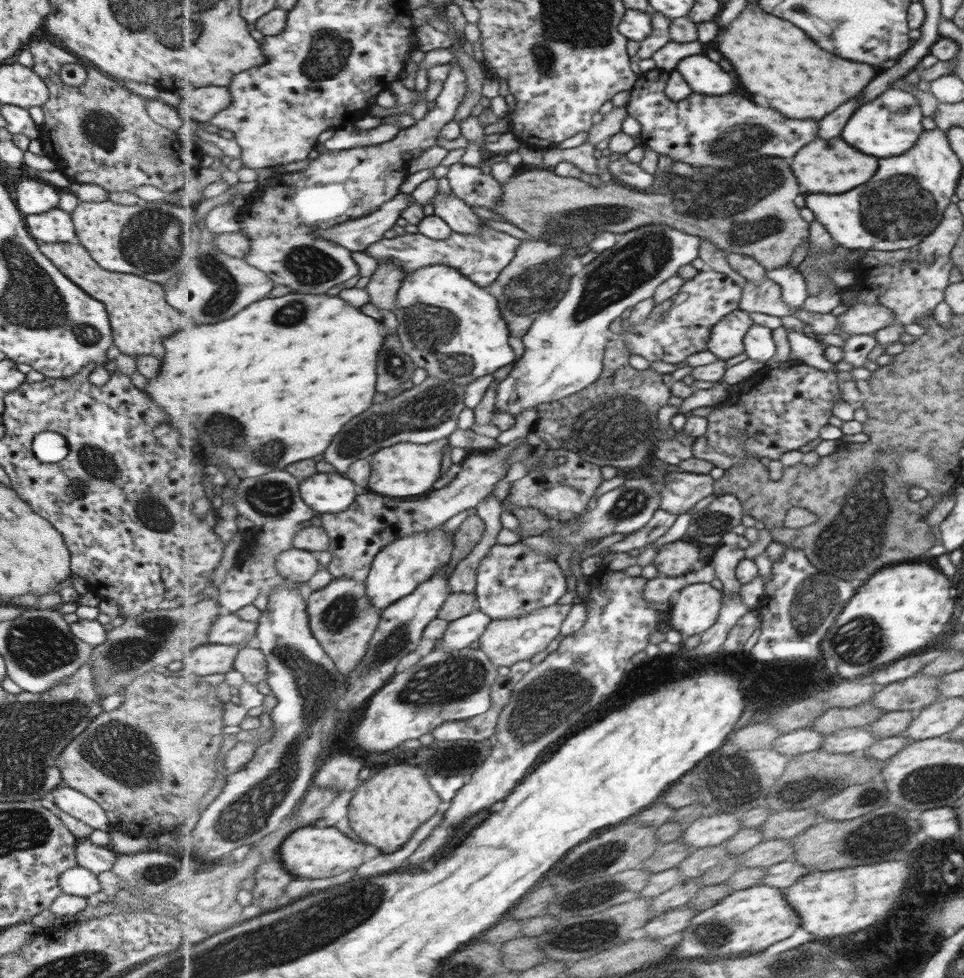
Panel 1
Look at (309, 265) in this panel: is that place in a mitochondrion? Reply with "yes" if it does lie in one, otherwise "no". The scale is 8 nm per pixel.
yes

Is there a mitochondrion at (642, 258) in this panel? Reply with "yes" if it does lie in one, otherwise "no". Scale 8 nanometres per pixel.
yes

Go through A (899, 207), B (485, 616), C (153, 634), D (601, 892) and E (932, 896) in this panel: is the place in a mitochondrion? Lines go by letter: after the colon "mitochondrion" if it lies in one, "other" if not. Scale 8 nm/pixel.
A: mitochondrion
B: other
C: mitochondrion
D: mitochondrion
E: other

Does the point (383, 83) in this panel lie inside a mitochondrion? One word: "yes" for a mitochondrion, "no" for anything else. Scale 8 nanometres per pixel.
no

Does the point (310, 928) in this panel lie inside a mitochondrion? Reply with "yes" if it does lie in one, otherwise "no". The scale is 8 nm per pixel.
yes

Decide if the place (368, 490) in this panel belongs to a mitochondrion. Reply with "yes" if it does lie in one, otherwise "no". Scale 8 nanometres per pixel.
no

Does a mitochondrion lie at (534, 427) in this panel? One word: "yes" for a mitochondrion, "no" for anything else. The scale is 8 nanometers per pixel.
no

